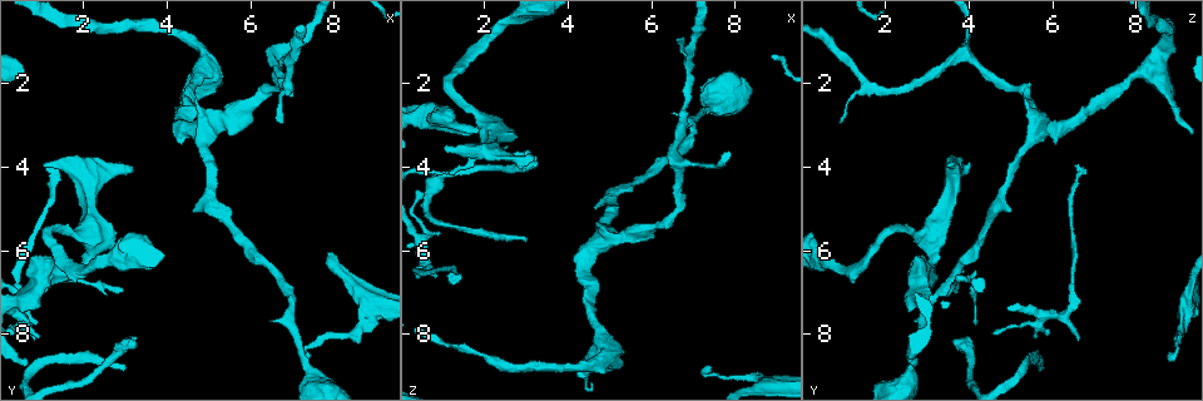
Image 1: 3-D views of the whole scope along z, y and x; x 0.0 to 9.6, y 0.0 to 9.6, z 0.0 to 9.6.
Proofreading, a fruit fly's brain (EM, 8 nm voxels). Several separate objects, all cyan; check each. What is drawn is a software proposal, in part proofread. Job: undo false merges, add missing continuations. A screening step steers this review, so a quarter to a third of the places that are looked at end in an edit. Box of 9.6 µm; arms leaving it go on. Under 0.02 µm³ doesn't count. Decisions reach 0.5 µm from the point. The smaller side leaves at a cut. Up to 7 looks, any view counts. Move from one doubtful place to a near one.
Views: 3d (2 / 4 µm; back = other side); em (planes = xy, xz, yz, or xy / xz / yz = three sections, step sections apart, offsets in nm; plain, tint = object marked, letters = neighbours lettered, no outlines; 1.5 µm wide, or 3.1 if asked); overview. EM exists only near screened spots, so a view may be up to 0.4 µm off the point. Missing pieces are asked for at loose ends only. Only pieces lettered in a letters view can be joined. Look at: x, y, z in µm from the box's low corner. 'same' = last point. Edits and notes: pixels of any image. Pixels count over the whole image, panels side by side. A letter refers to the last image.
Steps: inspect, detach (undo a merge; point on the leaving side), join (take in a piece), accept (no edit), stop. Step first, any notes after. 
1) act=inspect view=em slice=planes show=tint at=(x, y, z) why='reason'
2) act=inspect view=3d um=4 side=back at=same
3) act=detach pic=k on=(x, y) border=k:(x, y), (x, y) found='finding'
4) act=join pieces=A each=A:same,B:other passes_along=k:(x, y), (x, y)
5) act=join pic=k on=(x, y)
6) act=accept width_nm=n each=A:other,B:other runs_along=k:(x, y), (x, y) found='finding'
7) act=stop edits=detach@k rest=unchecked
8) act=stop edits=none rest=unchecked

act=inspect view=3d um=2 at=(1.00, 4.00, 3.55) why='thick end'

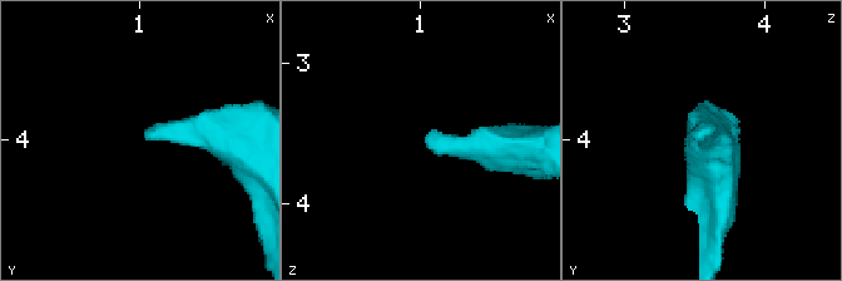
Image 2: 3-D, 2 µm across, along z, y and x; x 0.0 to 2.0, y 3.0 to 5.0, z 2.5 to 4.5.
act=inspect view=em slice=yz step=8 show=tint at=(1.02, 3.94, 3.56)

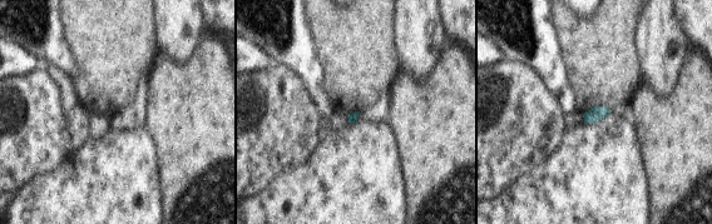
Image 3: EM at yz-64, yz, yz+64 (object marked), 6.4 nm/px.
act=inspect view=em slice=planes show=letters at=same why='cut it another way'

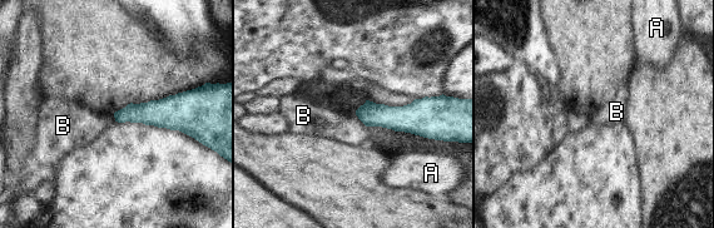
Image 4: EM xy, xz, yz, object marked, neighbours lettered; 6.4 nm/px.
act=accept each=A:other,B:other border=4:(355, 113), (366, 127) found='none of them fits'

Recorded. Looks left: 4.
act=inspect view=3d um=4 at=(3.25, 8.05, 3.95) why='free end'

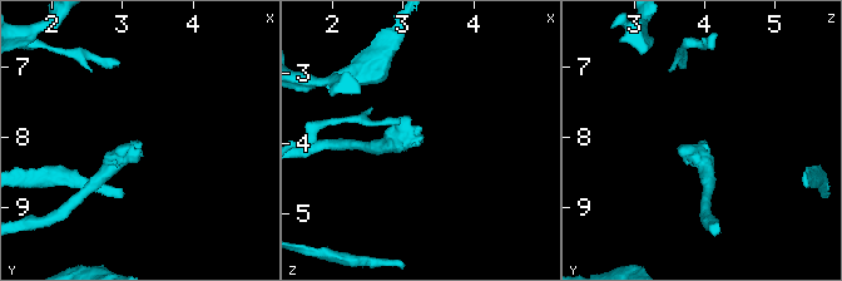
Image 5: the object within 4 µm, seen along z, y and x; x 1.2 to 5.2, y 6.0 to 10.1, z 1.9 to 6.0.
act=inspect view=em slice=xz step=8 show=tint at=(3.20, 8.10, 4.00)

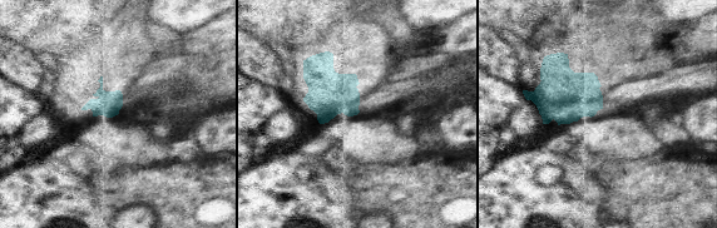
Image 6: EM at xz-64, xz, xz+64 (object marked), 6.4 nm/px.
act=inspect view=em slice=planes show=letters at=same why='cut it another way'

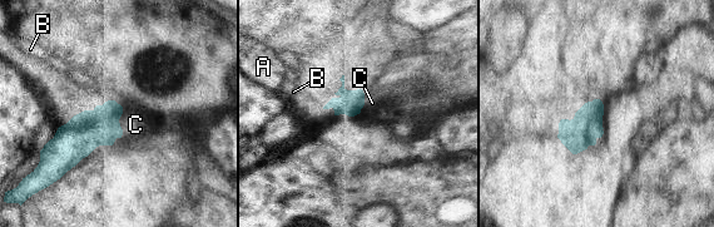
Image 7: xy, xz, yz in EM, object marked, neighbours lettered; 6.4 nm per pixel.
act=join pieces=C each=A:other,B:other,C:same passes_along=7:(84, 132), (119, 124), (135, 124) found='the cell continues'

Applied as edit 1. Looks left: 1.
act=inspect view=em slice=planes show=letters at=(7.30, 8.65, 8.80) why='an open end'

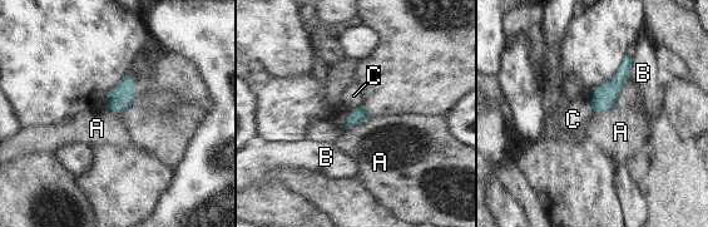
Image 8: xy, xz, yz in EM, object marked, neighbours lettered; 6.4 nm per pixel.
act=accept each=A:other,B:other,C:other border=8:(629, 77), (609, 109), (593, 112) found='no lettered piece goes on from it'

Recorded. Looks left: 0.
act=stop edits=join@7 rest=unchecked

